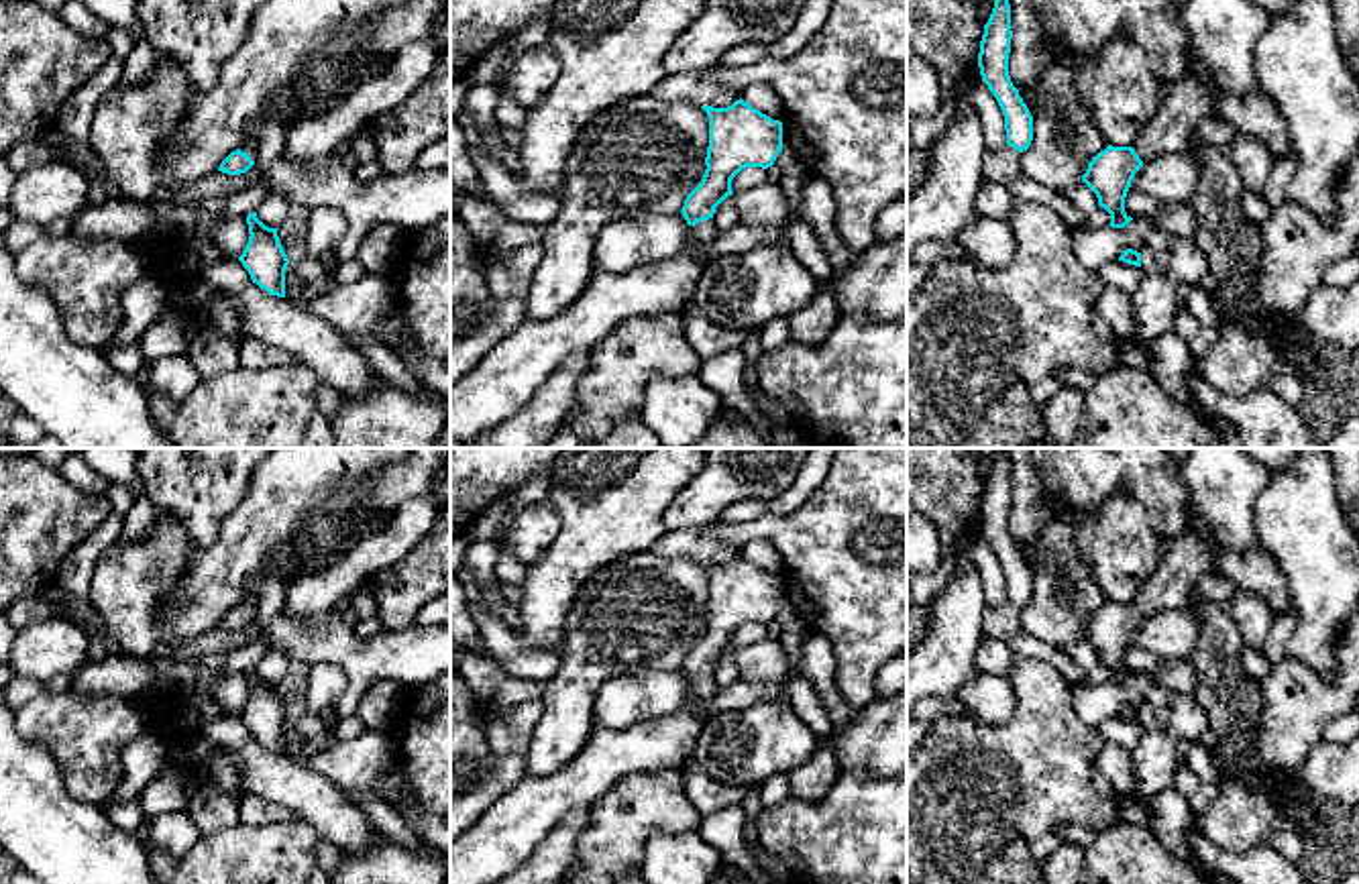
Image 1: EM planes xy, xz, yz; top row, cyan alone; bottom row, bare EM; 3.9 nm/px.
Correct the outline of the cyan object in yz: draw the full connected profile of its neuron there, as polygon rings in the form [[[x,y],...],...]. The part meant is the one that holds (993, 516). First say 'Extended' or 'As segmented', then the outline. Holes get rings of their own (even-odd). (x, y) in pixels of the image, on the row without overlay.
As segmented. [[[998,448],[992,471],[984,481],[978,523],[982,538],[1004,570],[1007,601],[1023,609],[1033,597],[1033,572],[1009,532],[1011,495],[1009,448]]]

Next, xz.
Extended. [[[742,554],[727,564],[701,562],[709,572],[705,631],[687,652],[681,670],[691,682],[687,699],[705,707],[715,695],[715,664],[731,652],[731,636],[746,623],[768,625],[782,605],[782,578]]]

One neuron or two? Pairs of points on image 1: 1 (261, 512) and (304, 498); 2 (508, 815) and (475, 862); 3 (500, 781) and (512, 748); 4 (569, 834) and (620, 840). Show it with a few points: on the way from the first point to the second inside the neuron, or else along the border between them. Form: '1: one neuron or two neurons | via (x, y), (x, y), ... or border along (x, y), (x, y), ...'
1: one neuron | via (272, 512), (288, 498), (294, 498)
2: one neuron | via (508, 827), (487, 850)
3: one neuron | via (508, 772), (510, 756)
4: two neurons | border along (593, 803), (569, 862)

